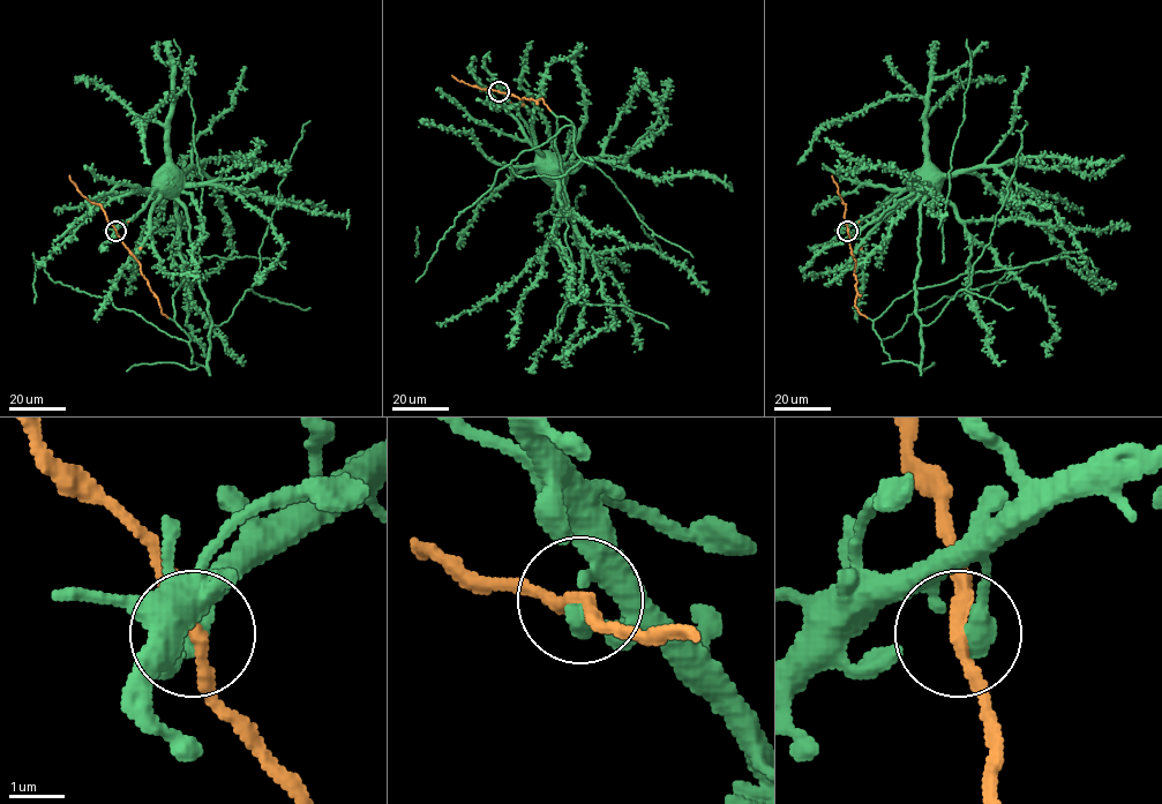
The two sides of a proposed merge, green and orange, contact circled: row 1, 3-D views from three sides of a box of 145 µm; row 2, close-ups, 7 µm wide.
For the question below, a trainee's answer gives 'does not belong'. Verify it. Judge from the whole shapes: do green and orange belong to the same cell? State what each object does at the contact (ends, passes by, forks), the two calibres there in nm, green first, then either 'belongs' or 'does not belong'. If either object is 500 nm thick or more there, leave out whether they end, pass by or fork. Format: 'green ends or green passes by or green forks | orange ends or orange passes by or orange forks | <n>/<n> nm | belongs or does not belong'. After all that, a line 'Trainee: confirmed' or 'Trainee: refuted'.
green ends | orange passes by | 420/260 nm | belongs
Trainee: refuted

